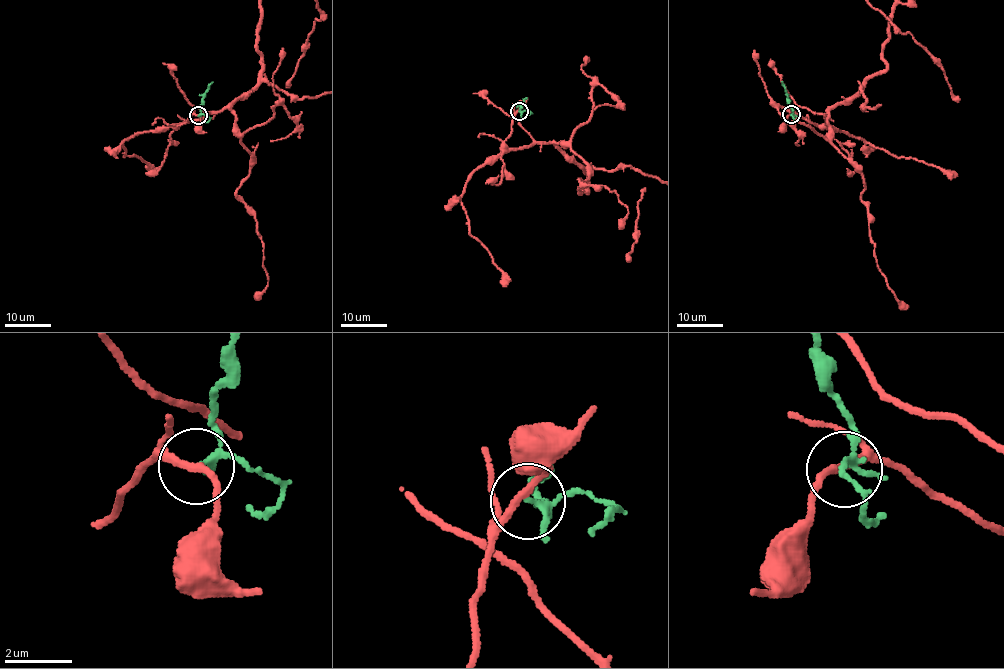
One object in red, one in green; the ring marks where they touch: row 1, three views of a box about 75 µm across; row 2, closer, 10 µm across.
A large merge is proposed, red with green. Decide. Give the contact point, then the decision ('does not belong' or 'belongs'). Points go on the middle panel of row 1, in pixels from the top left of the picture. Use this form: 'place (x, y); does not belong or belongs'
place (519, 111); does not belong

